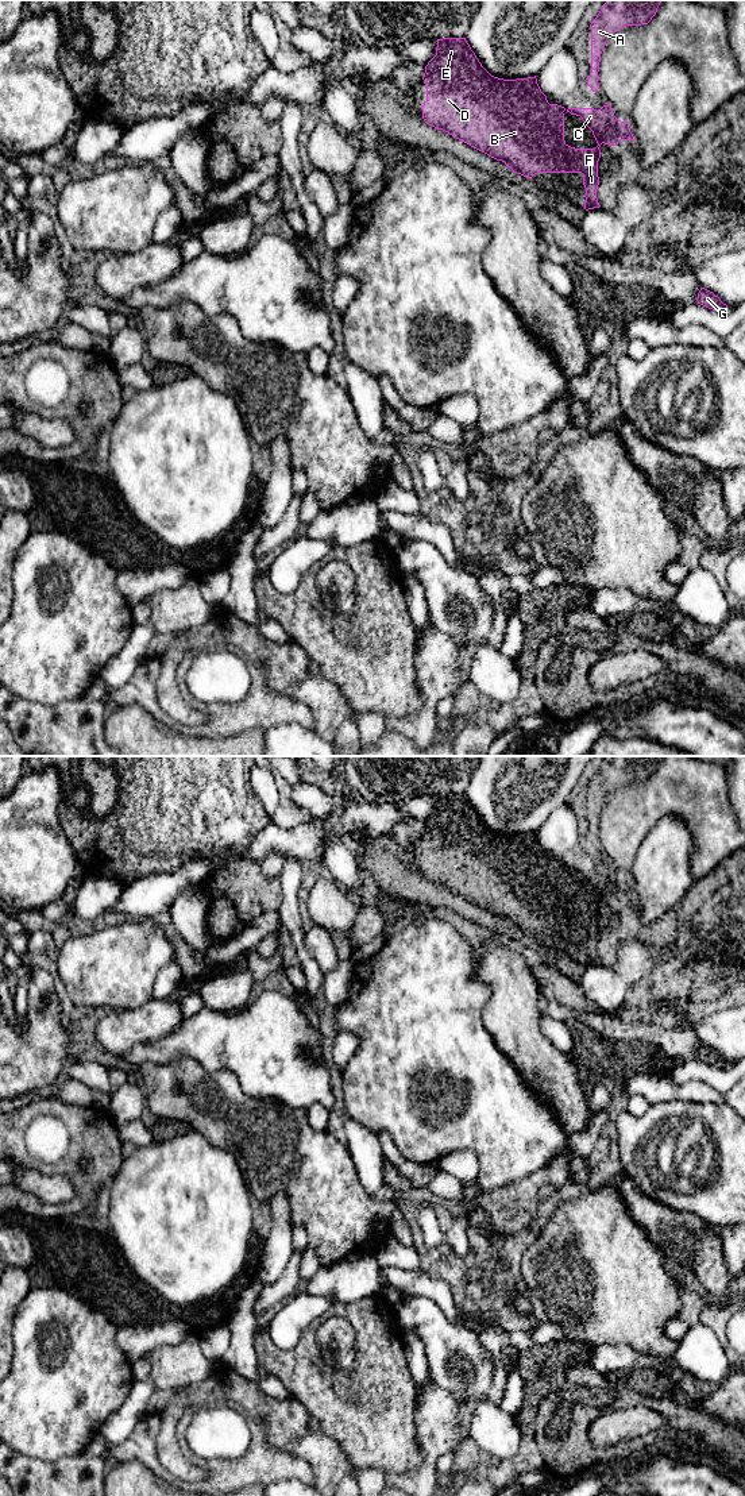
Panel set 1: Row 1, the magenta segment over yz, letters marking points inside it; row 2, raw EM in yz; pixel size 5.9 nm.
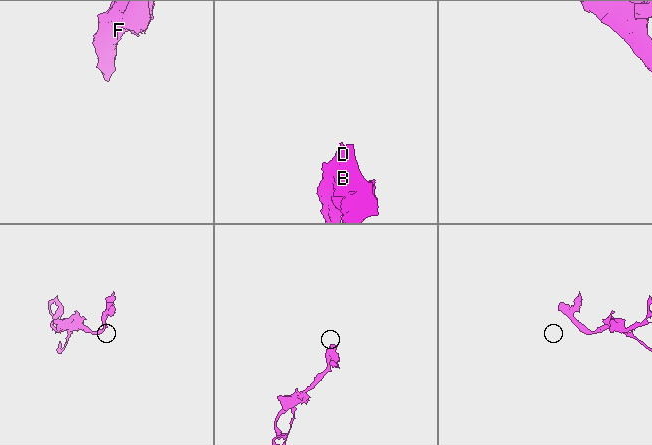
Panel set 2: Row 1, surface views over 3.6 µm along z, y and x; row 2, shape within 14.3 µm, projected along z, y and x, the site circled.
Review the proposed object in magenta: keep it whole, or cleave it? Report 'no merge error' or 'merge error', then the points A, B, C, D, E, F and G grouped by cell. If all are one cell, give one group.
no merge error; A B C D E F G

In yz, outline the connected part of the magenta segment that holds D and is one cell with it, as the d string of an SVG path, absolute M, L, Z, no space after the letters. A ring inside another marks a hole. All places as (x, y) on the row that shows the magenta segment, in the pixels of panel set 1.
M466 38L437 39L436 55L425 66L422 80L426 88L426 101L421 104L421 109L426 124L502 161L513 173L530 180L537 173L582 173L586 211L601 207L597 198L601 144L617 146L621 140L636 140L628 122L621 122L614 116L610 103L598 111L594 108L565 109L561 105L549 104L536 76L517 80L491 76L482 66ZM564 111L582 117L598 143L595 149L575 149L565 143Z

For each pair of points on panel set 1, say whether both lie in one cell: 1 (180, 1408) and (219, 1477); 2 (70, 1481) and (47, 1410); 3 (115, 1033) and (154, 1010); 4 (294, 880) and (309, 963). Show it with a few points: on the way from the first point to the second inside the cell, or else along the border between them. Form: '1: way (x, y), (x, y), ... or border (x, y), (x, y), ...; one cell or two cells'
1: border (211, 1473), (199, 1480), (180, 1479); two cells
2: border (84, 1449), (53, 1461), (33, 1460), (30, 1457); two cells
3: way (124, 1029), (139, 1025), (145, 1020); one cell
4: way (290, 901), (290, 920), (298, 943); one cell

